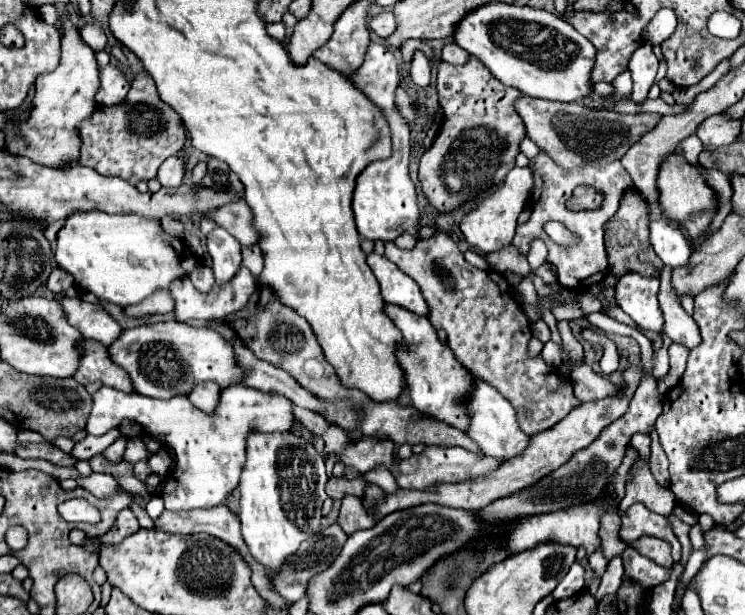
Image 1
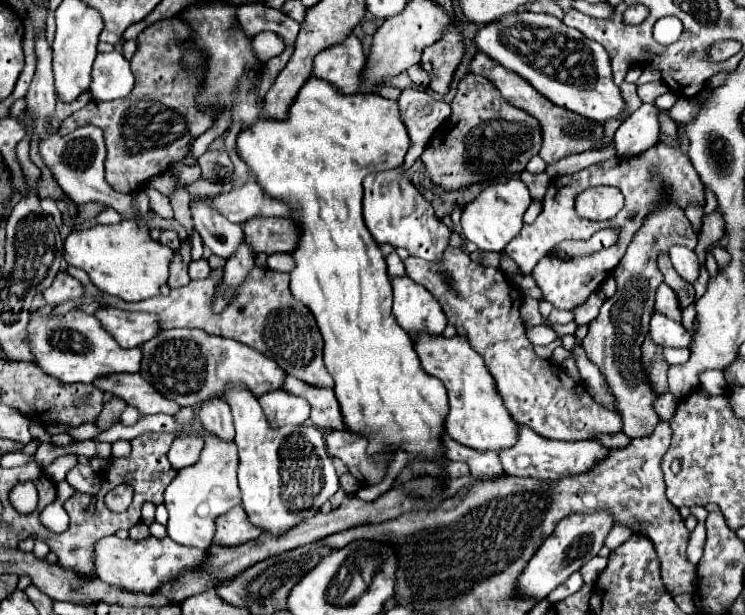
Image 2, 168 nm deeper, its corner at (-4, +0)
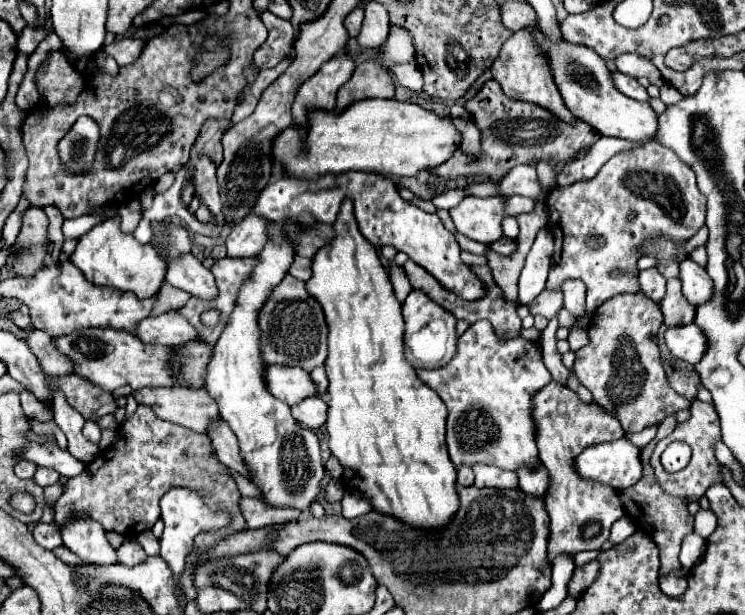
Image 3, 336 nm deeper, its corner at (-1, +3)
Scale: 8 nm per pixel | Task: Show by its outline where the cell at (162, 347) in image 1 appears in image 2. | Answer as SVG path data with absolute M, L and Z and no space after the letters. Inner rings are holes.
M162 330L158 336L142 342L138 348L142 350L138 374L150 382L156 392L180 406L196 406L200 400L206 400L218 392L226 392L234 384L242 384L254 392L254 396L260 396L270 390L280 390L286 376L282 368L274 364L274 360L262 356L258 350L230 338L206 334L202 330Z

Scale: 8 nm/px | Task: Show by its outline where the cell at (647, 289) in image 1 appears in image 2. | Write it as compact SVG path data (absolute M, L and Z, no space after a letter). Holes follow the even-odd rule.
M654 310L650 318L650 338L660 346L676 346L676 348L688 348L692 340L690 332L686 332L682 324L670 320L658 310Z

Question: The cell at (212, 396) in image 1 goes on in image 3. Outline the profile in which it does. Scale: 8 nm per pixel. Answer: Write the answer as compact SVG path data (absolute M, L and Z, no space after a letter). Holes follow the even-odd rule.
M219 421L219 425L215 425L215 429L211 429L209 437L213 441L213 447L215 447L219 461L223 461L229 469L233 469L239 475L249 479L251 477L249 469L247 469L247 465L239 453L239 441L235 439L235 433L231 433L229 425L225 421Z

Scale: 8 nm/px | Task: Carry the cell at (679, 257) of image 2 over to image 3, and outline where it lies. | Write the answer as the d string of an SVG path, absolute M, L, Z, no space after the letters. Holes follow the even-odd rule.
M685 259L679 263L683 281L683 297L693 305L701 307L713 299L713 281L703 267L699 267L693 259Z

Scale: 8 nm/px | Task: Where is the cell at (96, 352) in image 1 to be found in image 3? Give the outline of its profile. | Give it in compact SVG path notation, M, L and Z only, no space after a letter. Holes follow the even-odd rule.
M143 389L135 393L135 399L149 405L159 419L183 425L195 433L207 433L209 425L221 419L215 399L205 389Z

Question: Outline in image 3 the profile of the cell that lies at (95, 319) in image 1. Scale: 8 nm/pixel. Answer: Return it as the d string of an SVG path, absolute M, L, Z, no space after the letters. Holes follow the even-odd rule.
M165 313L159 317L145 317L137 325L137 337L145 343L161 345L187 345L191 341L201 341L197 329L179 313Z

